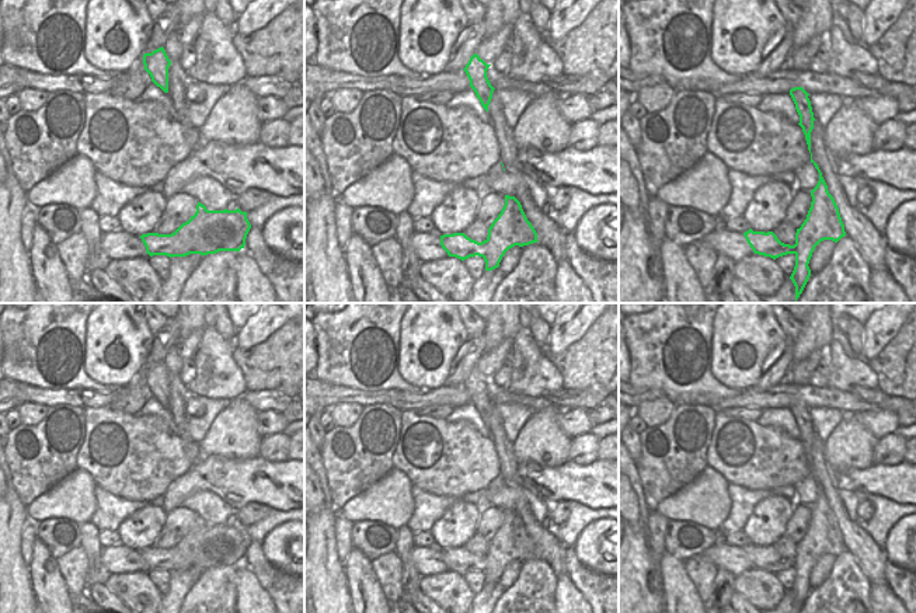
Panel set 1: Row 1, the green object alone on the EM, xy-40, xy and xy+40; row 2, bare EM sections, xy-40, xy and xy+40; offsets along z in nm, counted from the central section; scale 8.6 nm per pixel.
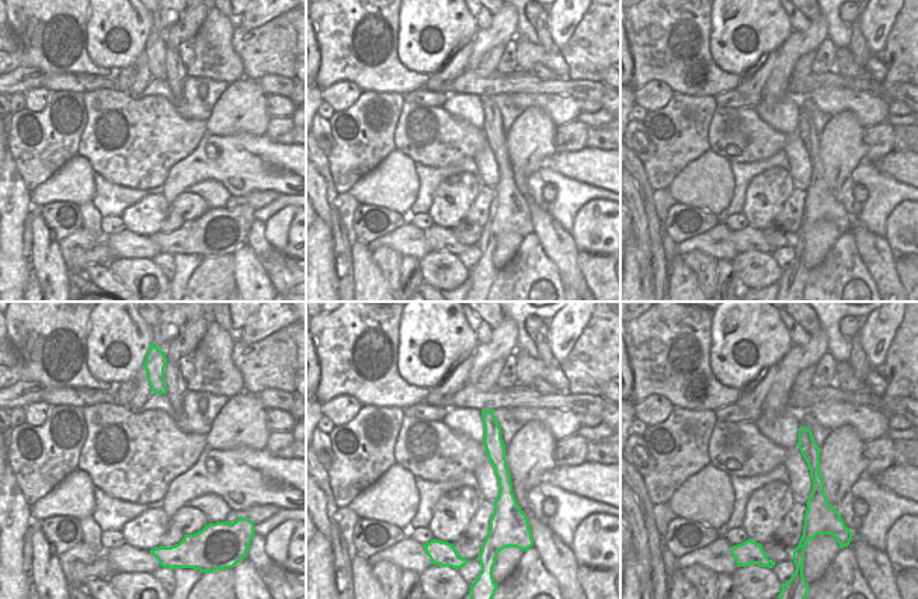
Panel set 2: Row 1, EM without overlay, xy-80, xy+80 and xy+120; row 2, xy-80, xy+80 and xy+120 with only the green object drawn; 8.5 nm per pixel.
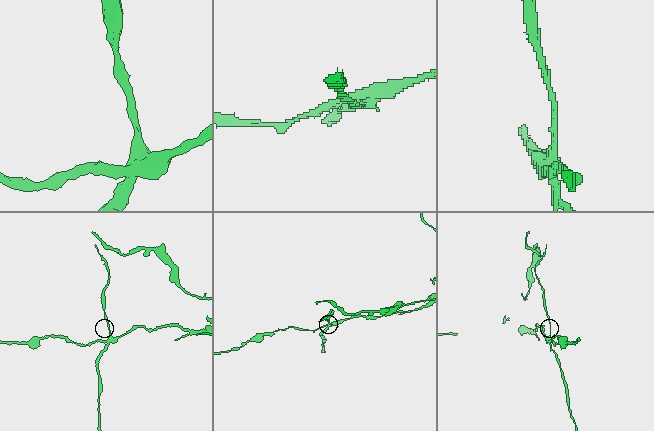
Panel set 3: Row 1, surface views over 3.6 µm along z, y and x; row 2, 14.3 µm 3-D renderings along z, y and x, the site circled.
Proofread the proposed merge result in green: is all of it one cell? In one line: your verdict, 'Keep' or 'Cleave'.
Cleave.

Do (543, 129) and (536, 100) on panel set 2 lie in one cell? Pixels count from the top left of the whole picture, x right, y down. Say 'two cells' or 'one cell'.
two cells

